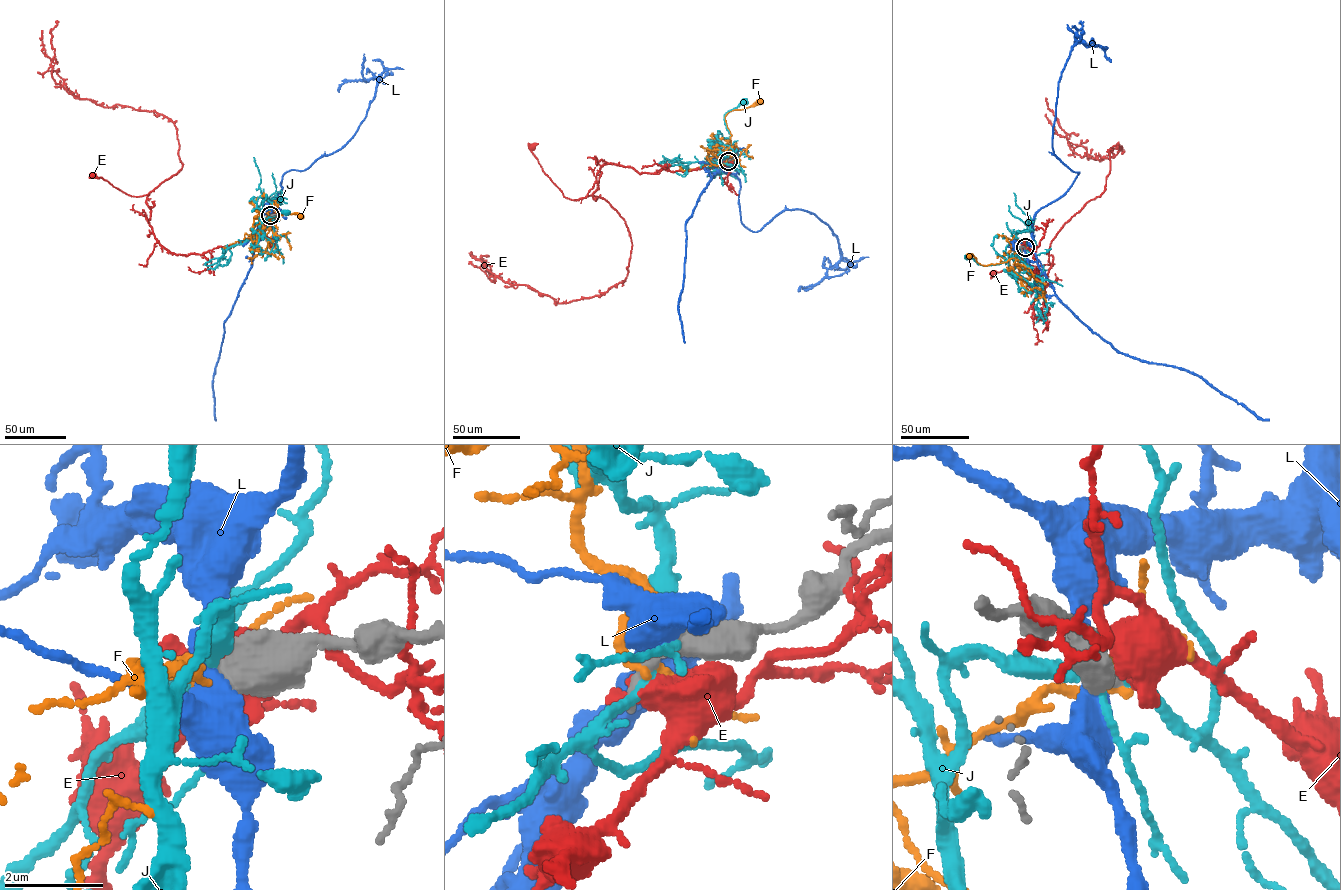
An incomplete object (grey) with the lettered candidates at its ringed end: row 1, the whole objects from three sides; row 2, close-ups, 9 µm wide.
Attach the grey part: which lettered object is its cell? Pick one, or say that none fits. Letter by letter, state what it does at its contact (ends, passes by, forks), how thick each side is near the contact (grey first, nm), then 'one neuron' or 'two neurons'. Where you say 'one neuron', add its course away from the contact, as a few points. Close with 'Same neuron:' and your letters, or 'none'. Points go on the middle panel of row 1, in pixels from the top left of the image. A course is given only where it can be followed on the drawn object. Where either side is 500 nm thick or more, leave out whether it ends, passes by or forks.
E: 240/700 nm | two neurons
F: it passes by | 280/170 nm | two neurons
J: it forks | 280/220 nm | two neurons
L: it passes by | 440/440 nm | two neurons
Same neuron: none

